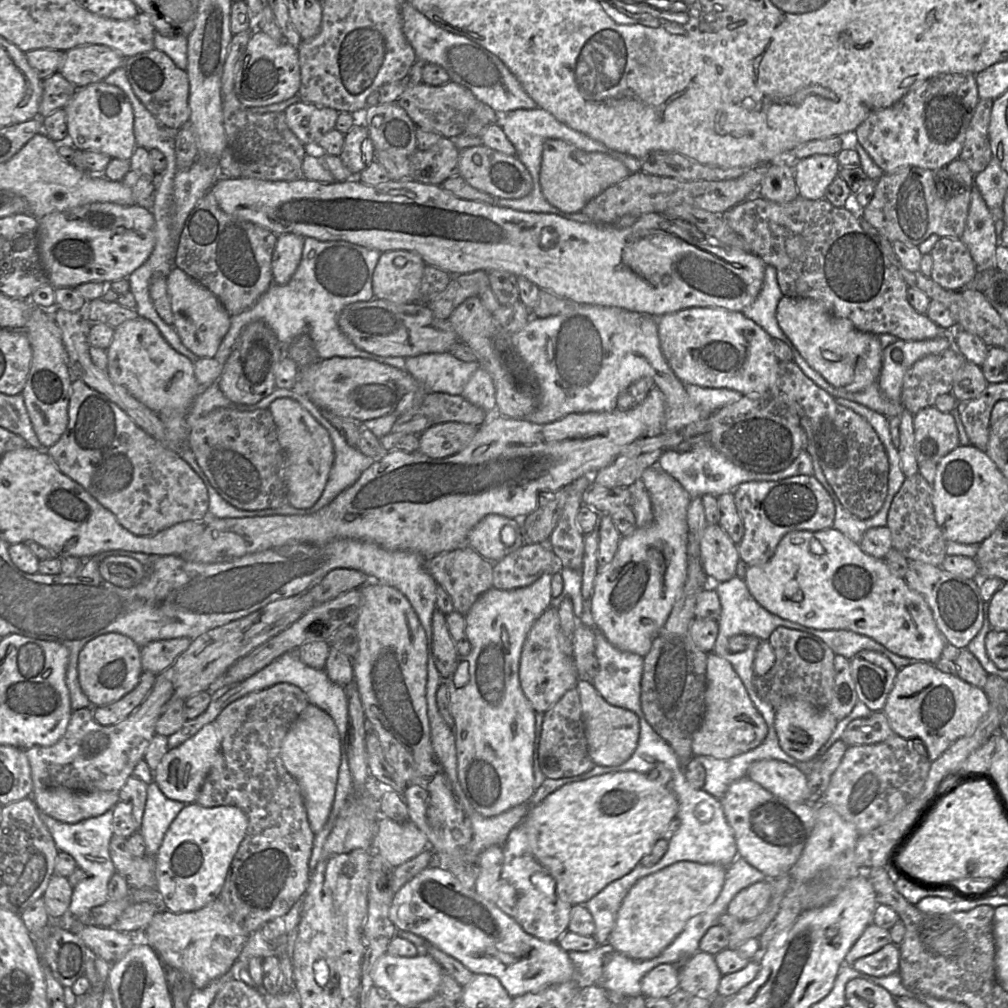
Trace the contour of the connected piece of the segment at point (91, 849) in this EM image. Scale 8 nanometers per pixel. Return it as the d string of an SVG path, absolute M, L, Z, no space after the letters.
M113 809L100 816L88 818L75 824L58 821L45 813L40 813L40 817L51 833L59 851L73 856L78 867L85 872L85 877L73 887L69 913L72 916L82 916L92 908L106 903L109 899L108 883L116 872L109 851L110 841L114 835Z

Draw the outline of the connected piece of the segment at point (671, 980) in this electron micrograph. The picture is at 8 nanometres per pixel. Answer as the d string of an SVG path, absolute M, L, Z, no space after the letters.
M660 964L641 980L641 992L646 998L667 998L679 984L679 967L676 964Z

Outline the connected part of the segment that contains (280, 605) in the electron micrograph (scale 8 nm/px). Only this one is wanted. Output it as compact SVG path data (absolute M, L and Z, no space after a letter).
M307 590L201 634L191 641L187 650L170 667L157 675L152 690L140 706L117 724L99 724L91 708L73 711L64 736L55 745L34 746L25 750L31 767L33 791L66 788L85 793L119 792L132 776L138 762L144 759L156 735L157 721L171 702L187 700L199 692L207 691L238 659L283 632L312 608L313 597Z

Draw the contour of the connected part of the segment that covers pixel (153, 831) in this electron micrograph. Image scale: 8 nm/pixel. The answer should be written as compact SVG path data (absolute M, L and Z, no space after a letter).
M155 781L148 785L145 811L139 829L145 841L146 855L156 857L169 826L185 805L167 798Z

